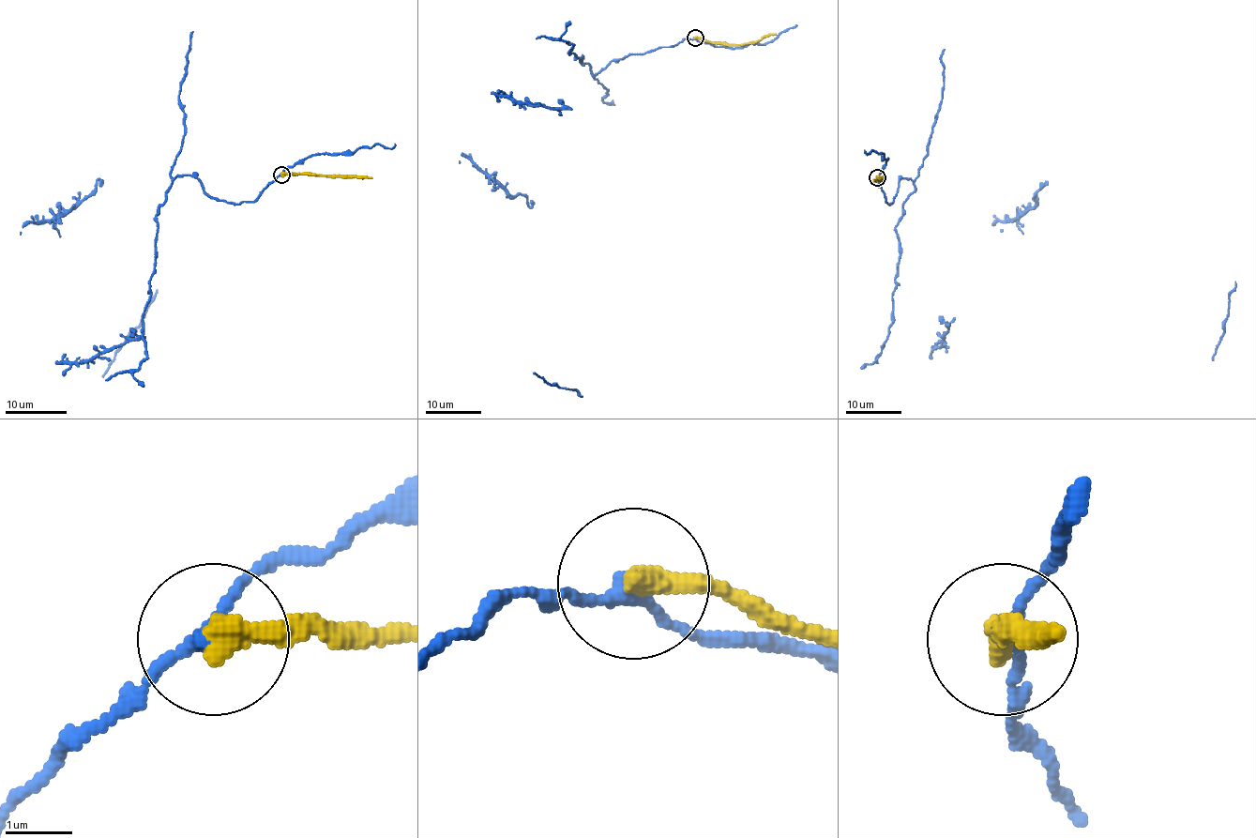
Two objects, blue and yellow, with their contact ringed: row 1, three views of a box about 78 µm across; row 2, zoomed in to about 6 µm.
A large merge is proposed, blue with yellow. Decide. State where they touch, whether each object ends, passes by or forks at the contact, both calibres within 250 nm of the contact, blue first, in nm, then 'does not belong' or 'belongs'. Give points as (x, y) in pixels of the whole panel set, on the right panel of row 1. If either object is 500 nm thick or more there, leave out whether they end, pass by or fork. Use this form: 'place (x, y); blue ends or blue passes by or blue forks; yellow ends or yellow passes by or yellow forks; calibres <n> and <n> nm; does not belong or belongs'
place (877, 177); blue passes by; yellow ends; calibres 200 and 400 nm; does not belong

